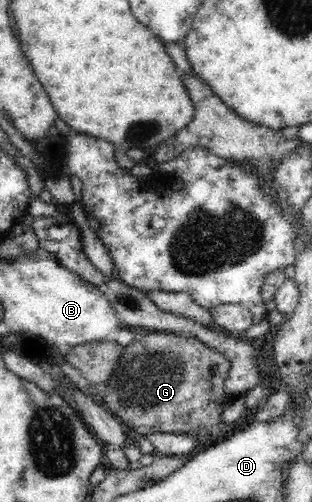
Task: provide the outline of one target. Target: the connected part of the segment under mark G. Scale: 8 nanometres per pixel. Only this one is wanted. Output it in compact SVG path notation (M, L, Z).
M141 331L129 346L124 348L114 371L106 381L106 394L103 406L108 413L114 414L137 434L167 432L177 434L207 436L216 440L227 428L221 423L224 412L225 396L222 392L222 381L229 372L230 362L225 355L215 352L194 337L185 335L164 334L157 331Z

